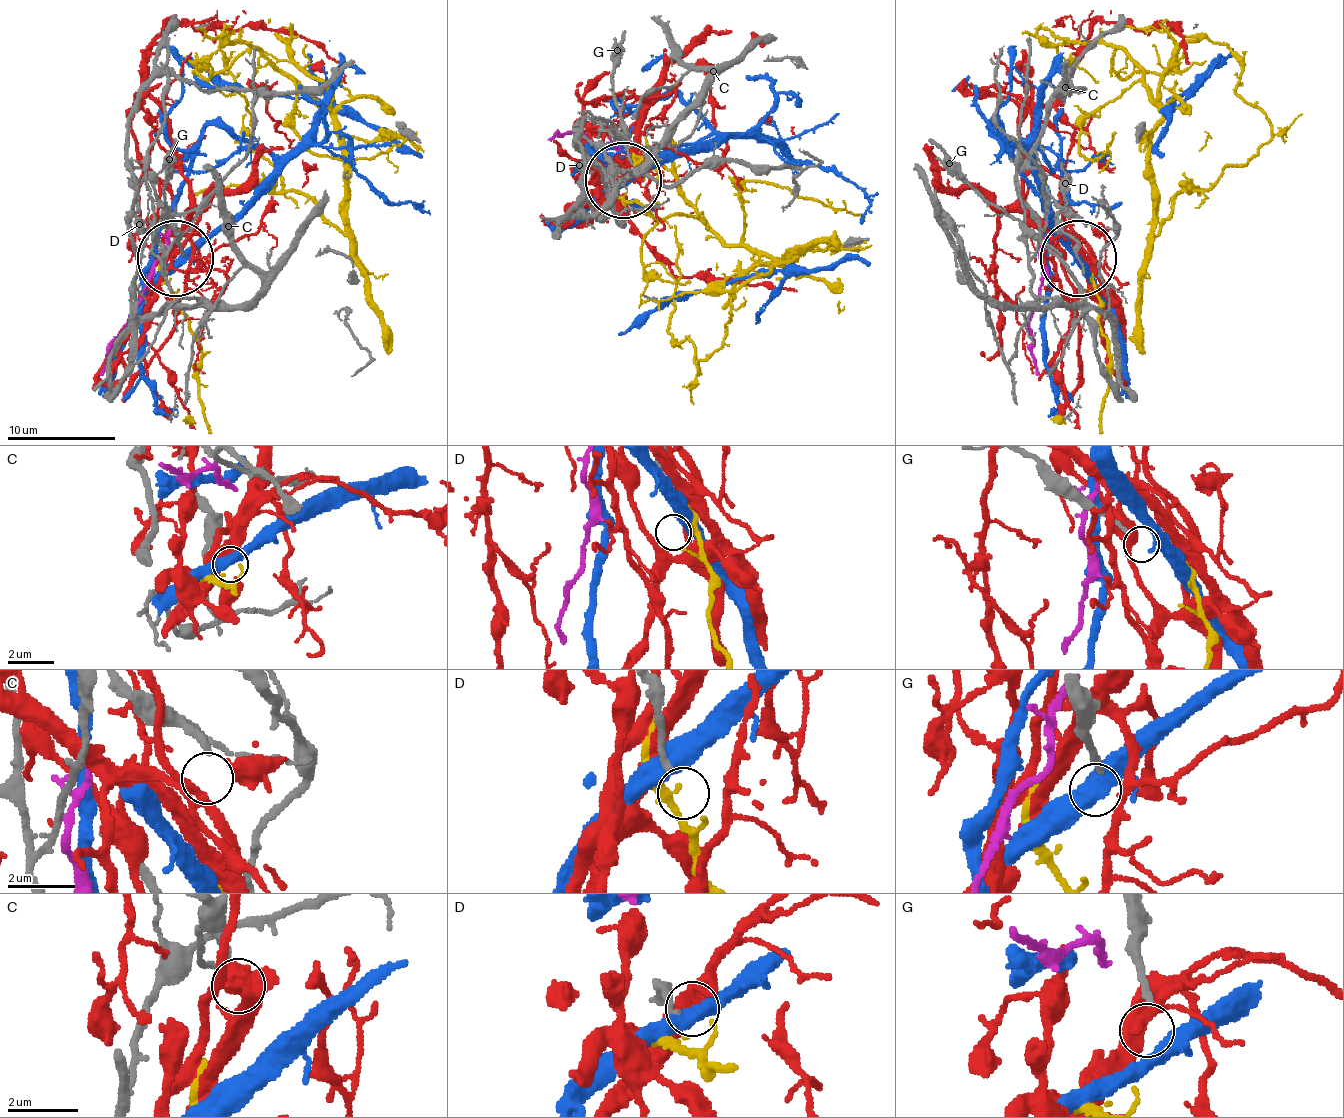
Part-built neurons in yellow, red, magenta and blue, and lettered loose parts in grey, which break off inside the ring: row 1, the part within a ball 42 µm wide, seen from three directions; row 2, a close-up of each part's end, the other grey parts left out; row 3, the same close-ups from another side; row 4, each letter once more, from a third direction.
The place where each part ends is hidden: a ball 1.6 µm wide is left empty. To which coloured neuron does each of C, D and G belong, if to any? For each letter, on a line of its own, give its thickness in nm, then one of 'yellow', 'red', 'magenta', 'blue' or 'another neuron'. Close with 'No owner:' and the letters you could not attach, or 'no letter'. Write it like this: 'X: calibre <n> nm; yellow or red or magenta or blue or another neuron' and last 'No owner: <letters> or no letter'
C: calibre 220 nm; another neuron
D: calibre 160 nm; another neuron
G: calibre 180 nm; another neuron
No owner: C, D, G

